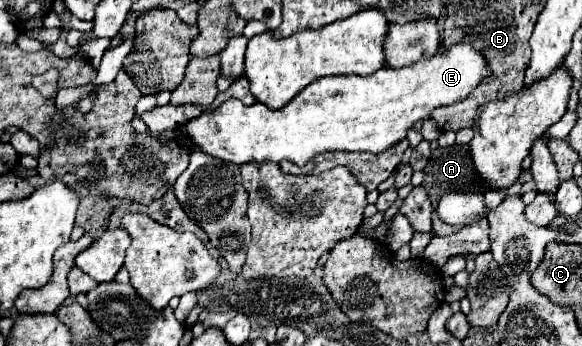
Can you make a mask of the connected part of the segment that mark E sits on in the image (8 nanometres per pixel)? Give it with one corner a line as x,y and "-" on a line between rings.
452,45
434,57
420,59
416,65
410,67
382,67
372,75
338,75
338,77
320,77
302,89
288,105
282,109
270,109
262,103
242,105
240,99
228,99
212,113
202,113
200,117
188,121
182,129
184,133
198,145
204,153
218,157
222,161
230,161
236,165
242,163
280,163
284,159
294,161
296,165
306,165
312,157
326,153
326,151
368,151
368,153
382,153
394,143
402,141
408,129
418,121
430,115
430,111
438,105
448,105
454,101
464,99
474,85
488,75
488,67
484,67
484,57
480,59
478,53
470,45

